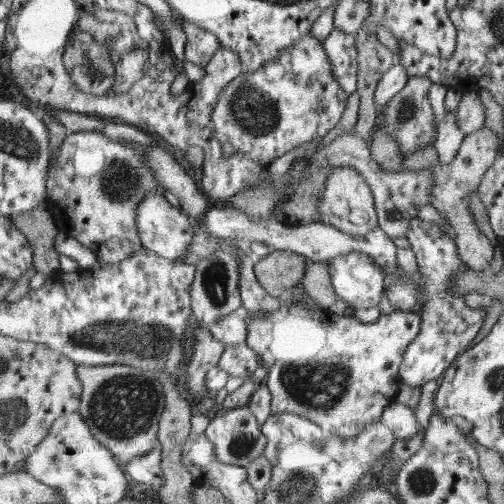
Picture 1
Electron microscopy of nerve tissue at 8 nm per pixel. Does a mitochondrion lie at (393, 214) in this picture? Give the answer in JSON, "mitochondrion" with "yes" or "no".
{"mitochondrion":"no"}

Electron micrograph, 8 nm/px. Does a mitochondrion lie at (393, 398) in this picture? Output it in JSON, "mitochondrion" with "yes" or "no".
{"mitochondrion":"no"}

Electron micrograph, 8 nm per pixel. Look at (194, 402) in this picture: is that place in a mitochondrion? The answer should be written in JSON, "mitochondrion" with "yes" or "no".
{"mitochondrion":"no"}

